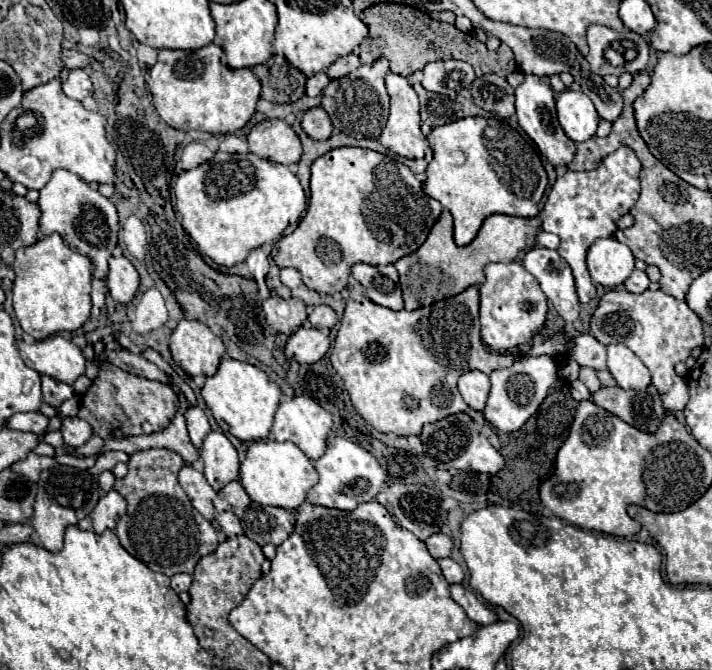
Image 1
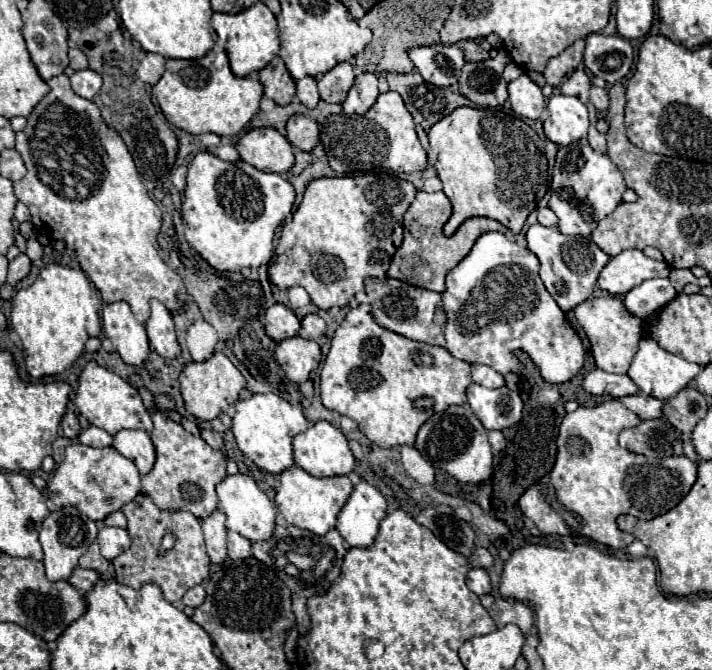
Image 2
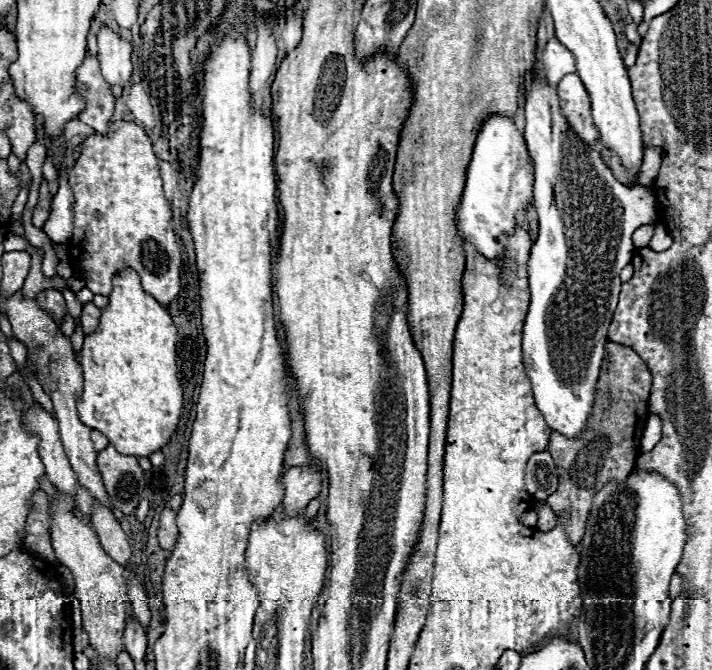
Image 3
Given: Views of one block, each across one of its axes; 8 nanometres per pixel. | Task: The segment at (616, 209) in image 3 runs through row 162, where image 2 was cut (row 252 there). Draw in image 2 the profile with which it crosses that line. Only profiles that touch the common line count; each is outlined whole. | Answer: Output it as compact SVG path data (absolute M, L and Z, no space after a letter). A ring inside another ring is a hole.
M534 224L526 232L528 248L538 256L540 260L540 278L546 286L546 290L552 294L552 298L558 302L558 306L568 312L580 302L592 298L594 284L598 280L598 274L608 264L610 256L602 252L590 236L566 236L556 226L542 226Z

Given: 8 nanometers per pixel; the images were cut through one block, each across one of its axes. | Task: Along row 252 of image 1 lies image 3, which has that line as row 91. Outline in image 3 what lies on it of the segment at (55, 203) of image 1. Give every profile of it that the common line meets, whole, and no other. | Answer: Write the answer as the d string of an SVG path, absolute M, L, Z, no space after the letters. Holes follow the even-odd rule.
M86 54L84 64L78 68L76 80L78 92L86 98L86 108L78 120L92 126L98 134L108 134L110 118L114 114L114 94L100 74L98 58Z

